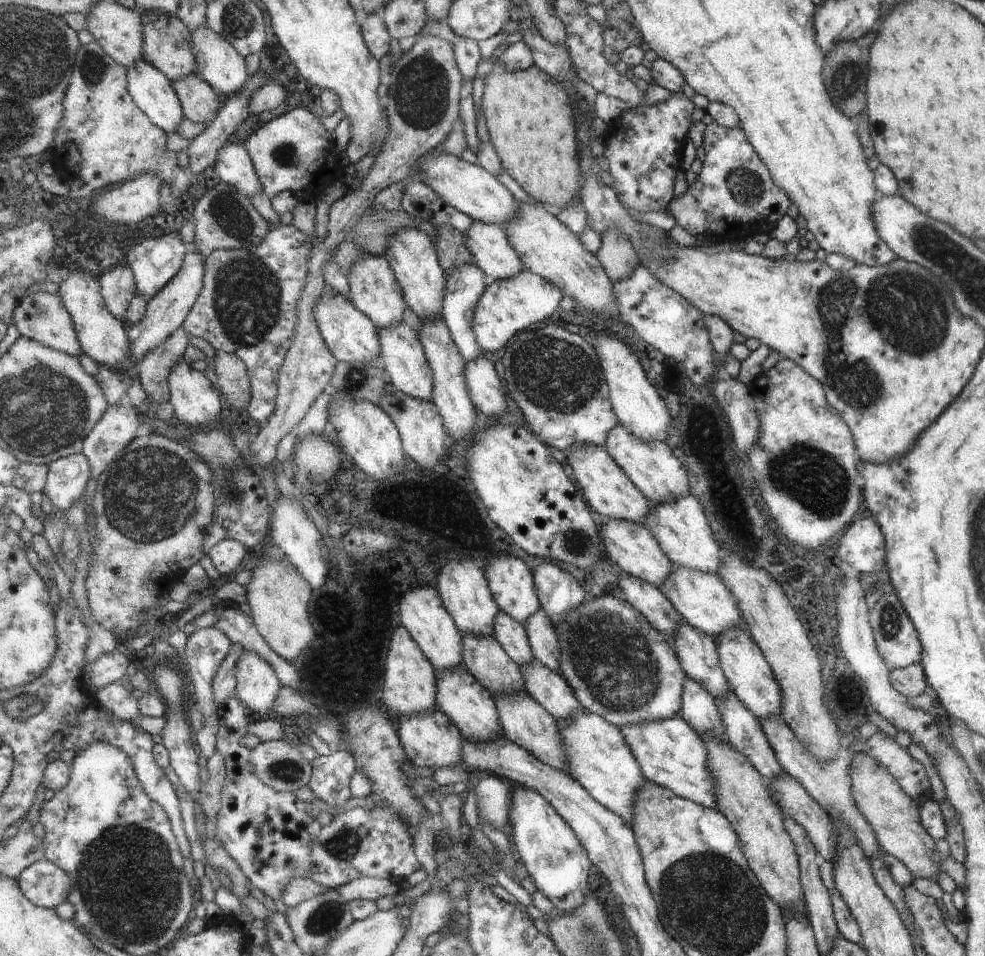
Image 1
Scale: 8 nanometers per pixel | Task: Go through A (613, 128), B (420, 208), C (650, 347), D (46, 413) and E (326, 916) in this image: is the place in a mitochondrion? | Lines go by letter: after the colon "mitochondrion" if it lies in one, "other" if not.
A: other
B: other
C: other
D: mitochondrion
E: mitochondrion

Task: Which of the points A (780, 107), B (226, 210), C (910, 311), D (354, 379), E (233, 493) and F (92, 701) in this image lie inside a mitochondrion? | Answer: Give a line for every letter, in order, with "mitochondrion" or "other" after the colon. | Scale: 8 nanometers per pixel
A: other
B: mitochondrion
C: mitochondrion
D: mitochondrion
E: mitochondrion
F: other

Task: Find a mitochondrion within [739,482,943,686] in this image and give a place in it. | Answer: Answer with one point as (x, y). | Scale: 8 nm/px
(889, 625)

